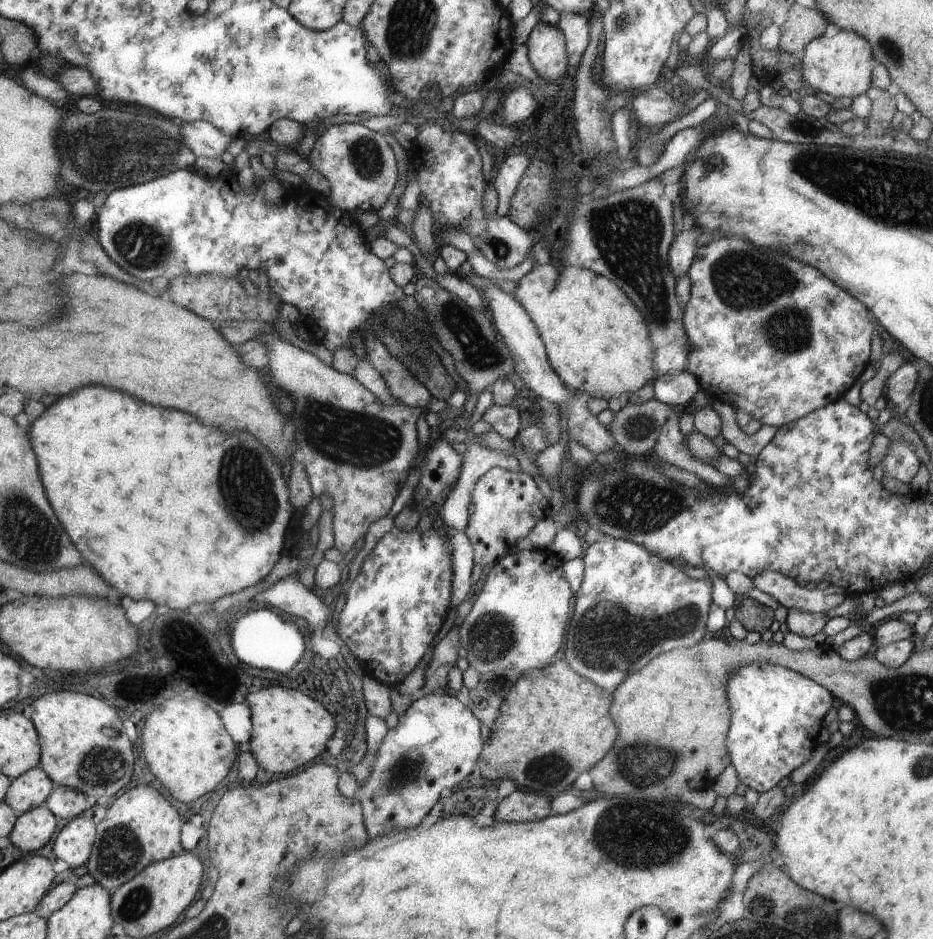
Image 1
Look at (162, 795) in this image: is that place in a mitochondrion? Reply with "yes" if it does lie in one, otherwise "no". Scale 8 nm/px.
no

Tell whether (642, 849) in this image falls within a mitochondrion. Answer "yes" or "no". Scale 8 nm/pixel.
yes

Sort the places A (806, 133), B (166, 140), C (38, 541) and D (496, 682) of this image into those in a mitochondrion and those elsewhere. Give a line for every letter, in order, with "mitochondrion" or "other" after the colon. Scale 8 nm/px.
A: mitochondrion
B: mitochondrion
C: mitochondrion
D: mitochondrion

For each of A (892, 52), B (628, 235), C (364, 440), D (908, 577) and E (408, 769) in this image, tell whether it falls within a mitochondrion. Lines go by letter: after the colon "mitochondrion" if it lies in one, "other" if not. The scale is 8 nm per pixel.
A: mitochondrion
B: mitochondrion
C: mitochondrion
D: other
E: mitochondrion

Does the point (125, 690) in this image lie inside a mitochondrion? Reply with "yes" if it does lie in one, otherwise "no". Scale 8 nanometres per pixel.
no

